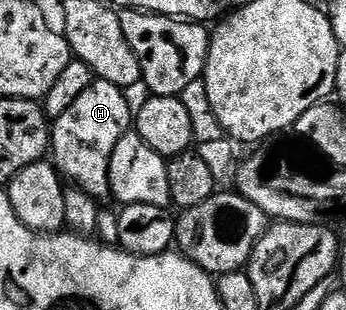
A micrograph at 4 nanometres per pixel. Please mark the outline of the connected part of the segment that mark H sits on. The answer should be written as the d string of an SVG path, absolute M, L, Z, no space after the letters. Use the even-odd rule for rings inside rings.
M95 78L88 89L76 97L74 104L66 112L60 113L60 117L52 123L54 166L71 184L86 191L97 201L111 198L109 163L112 161L112 149L116 149L120 137L132 131L132 107L130 111L126 95L123 88Z

